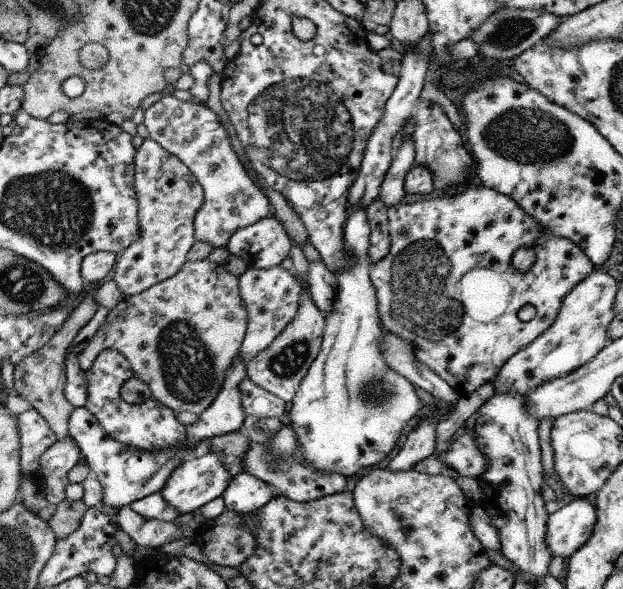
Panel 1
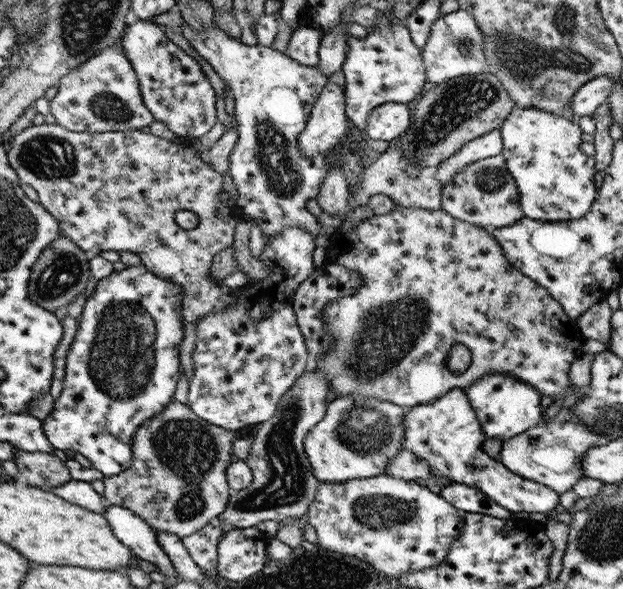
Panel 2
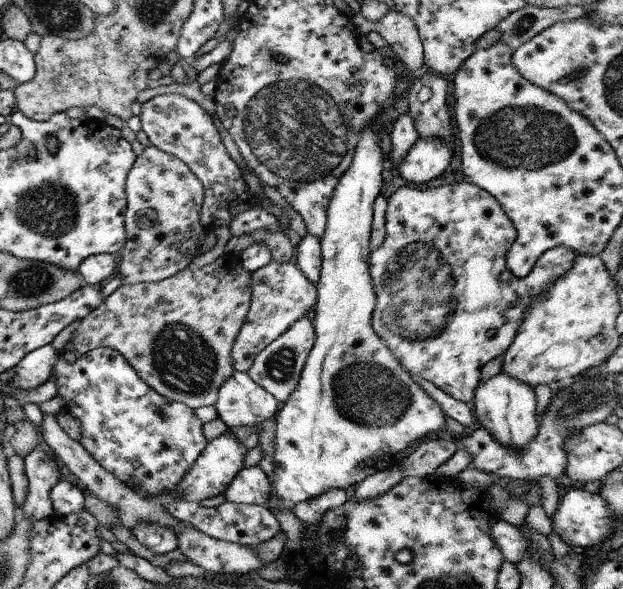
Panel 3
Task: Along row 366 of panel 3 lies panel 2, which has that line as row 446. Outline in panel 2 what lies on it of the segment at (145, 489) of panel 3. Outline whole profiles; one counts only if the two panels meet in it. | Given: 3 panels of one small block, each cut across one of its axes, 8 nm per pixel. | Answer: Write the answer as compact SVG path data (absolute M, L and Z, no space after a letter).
M143 265L126 266L120 271L111 271L105 278L96 282L95 290L89 296L83 306L81 315L77 318L76 331L69 343L65 357L64 377L61 390L54 398L54 403L50 413L42 420L42 431L49 444L57 450L71 450L84 456L89 462L89 466L98 470L103 476L113 476L129 468L131 462L132 436L137 427L148 418L159 414L169 401L173 398L175 387L180 374L180 362L178 359L179 345L181 344L184 330L179 305L181 302L181 288L175 286L174 282L159 278L149 272Z

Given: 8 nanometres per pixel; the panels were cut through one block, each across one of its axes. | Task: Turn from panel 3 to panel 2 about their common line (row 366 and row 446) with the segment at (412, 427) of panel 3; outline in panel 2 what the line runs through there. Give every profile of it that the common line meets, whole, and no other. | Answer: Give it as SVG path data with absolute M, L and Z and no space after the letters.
M355 393L330 398L323 418L306 432L302 440L313 476L319 483L340 483L354 478L369 478L383 474L385 465L402 449L402 420L406 411L407 408L395 403L375 397L362 397Z

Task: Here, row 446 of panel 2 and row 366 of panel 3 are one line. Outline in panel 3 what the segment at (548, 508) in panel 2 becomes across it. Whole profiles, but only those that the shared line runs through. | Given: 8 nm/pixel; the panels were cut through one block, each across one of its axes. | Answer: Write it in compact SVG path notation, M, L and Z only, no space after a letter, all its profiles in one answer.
M465 181L455 185L437 186L437 188L409 188L403 186L397 188L388 198L387 208L384 212L384 239L377 250L372 250L367 257L369 276L376 296L376 303L371 313L371 326L375 334L387 345L391 354L400 362L400 365L410 375L419 375L421 378L432 382L450 397L457 401L471 404L475 396L475 390L480 383L480 368L486 362L502 355L507 347L513 342L518 333L519 325L524 319L524 311L535 299L541 297L546 292L546 287L550 287L562 277L573 265L575 253L566 246L548 248L541 257L537 258L529 274L524 277L516 277L509 272L506 267L505 253L509 247L513 246L516 239L516 230L511 219L503 212L502 206L487 191L476 187L474 184Z

